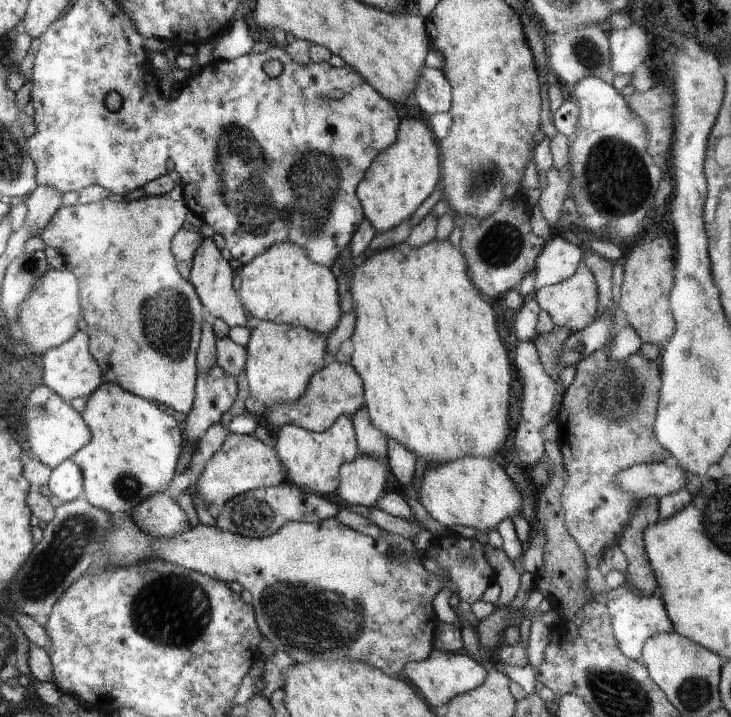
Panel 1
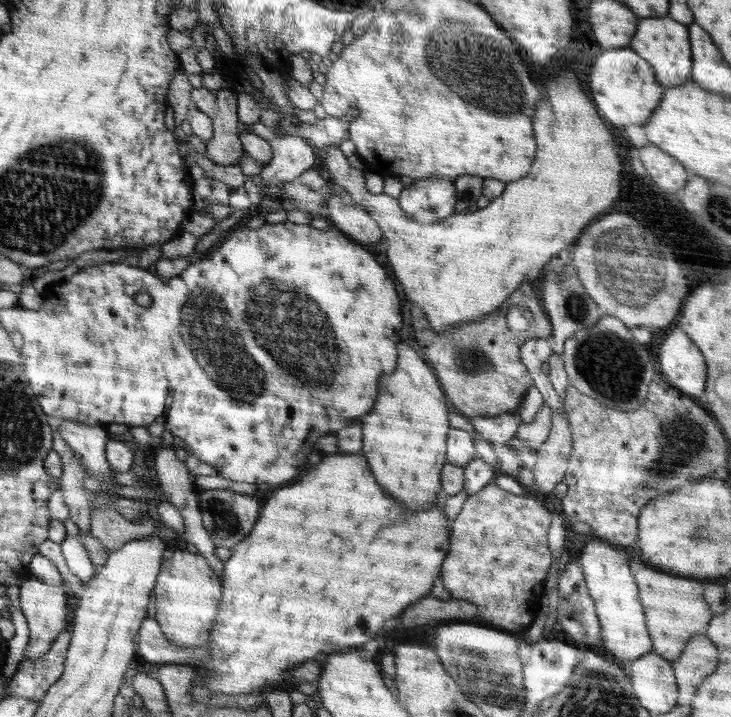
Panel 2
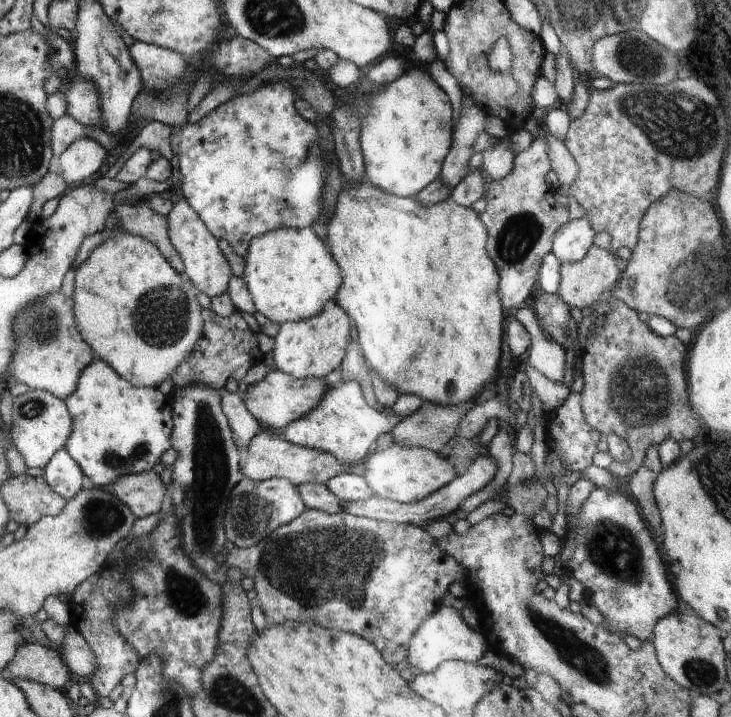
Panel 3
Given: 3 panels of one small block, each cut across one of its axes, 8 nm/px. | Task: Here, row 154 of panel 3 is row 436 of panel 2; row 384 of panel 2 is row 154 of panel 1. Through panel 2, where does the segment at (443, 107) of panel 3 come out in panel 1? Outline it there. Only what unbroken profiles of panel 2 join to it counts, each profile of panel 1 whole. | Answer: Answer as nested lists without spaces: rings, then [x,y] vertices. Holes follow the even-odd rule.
[[[401,119],[396,140],[376,155],[357,186],[356,194],[364,216],[377,232],[390,230],[410,218],[420,204],[440,186],[440,162],[438,142],[426,120]]]

